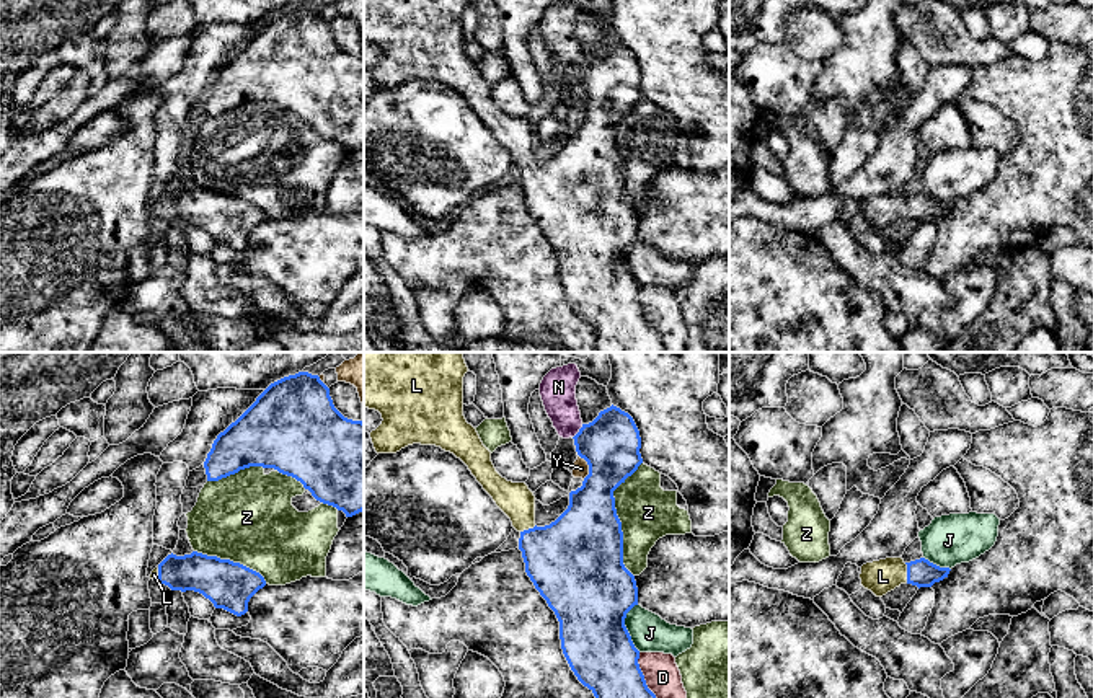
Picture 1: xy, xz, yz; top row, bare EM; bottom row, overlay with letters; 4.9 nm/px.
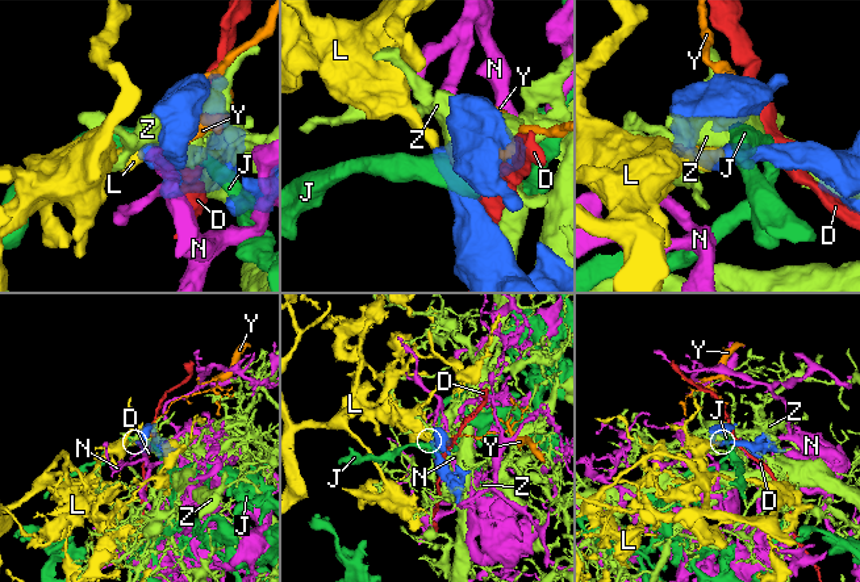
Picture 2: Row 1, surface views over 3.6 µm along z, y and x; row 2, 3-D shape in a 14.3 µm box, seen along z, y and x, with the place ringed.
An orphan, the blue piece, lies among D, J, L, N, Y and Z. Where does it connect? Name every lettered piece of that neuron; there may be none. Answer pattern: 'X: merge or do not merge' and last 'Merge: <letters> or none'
D: do not merge
J: do not merge
L: merge
N: do not merge
Y: do not merge
Z: do not merge
Merge: L

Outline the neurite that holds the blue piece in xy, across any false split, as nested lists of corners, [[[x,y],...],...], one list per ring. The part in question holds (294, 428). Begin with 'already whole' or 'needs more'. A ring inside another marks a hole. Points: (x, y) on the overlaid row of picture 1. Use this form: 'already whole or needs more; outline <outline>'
already whole; outline [[[299,372],[271,383],[217,435],[204,462],[207,481],[250,466],[274,468],[303,484],[312,496],[352,517],[364,510],[364,422],[344,417],[318,375]]]

